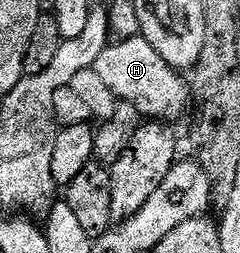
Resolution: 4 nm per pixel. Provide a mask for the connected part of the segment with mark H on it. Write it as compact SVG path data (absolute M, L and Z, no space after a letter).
M133 34L129 40L120 40L109 43L106 50L102 50L102 54L98 54L95 65L98 78L112 91L113 97L117 100L124 100L130 106L134 106L144 118L172 118L168 116L176 116L184 107L190 104L190 88L177 69L170 67L165 60L161 59L154 48L150 46L150 42L146 42L143 36Z

